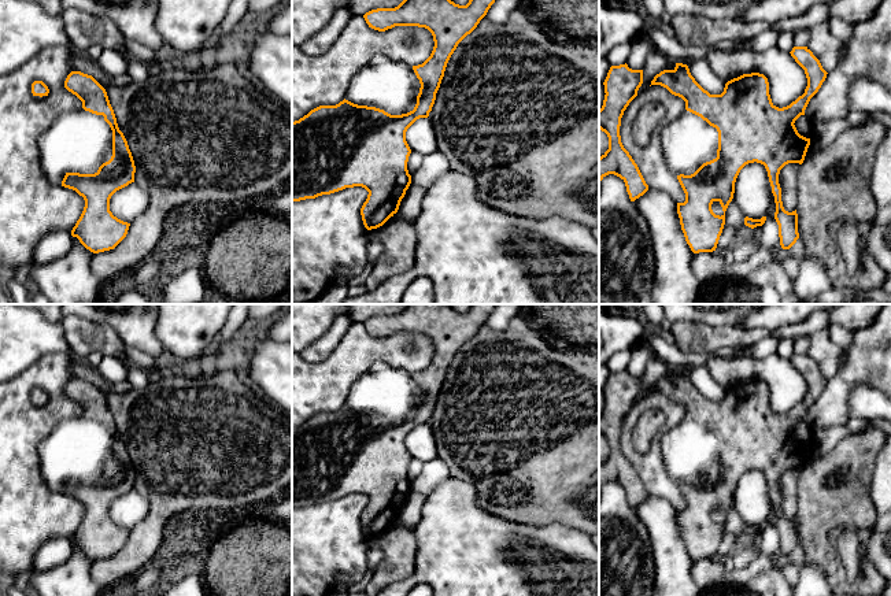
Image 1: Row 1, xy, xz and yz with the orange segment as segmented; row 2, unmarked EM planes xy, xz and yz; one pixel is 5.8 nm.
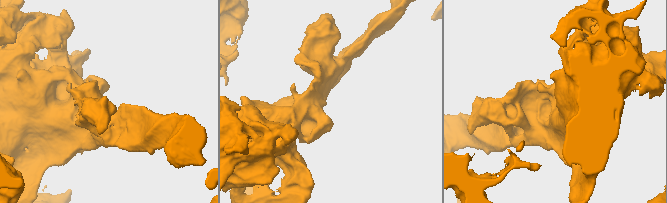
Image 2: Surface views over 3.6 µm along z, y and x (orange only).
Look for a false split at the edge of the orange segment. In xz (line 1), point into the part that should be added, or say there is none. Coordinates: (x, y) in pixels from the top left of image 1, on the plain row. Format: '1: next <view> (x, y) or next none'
1: next xz (385, 391)

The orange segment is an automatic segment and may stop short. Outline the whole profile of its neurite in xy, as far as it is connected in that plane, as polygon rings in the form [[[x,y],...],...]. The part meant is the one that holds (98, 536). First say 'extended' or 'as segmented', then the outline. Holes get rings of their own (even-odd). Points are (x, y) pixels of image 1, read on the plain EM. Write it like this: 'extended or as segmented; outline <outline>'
extended; outline [[[71,378],[64,388],[64,395],[82,408],[82,414],[60,421],[53,432],[41,441],[40,470],[49,489],[73,496],[84,504],[85,514],[71,543],[77,544],[90,559],[99,560],[114,556],[127,541],[130,530],[112,522],[110,506],[117,497],[134,489],[136,473],[127,448],[118,434],[106,396],[92,382],[81,378]]]

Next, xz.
extended; outline [[[406,304],[395,315],[366,319],[366,330],[378,338],[395,333],[428,336],[433,343],[433,358],[418,373],[388,363],[371,367],[354,381],[343,408],[336,412],[319,412],[292,429],[292,508],[362,493],[369,499],[361,515],[367,537],[382,533],[393,523],[411,491],[407,477],[411,456],[406,448],[406,438],[417,426],[429,423],[451,362],[477,334],[496,306],[470,304],[466,312],[459,312],[448,304]]]

